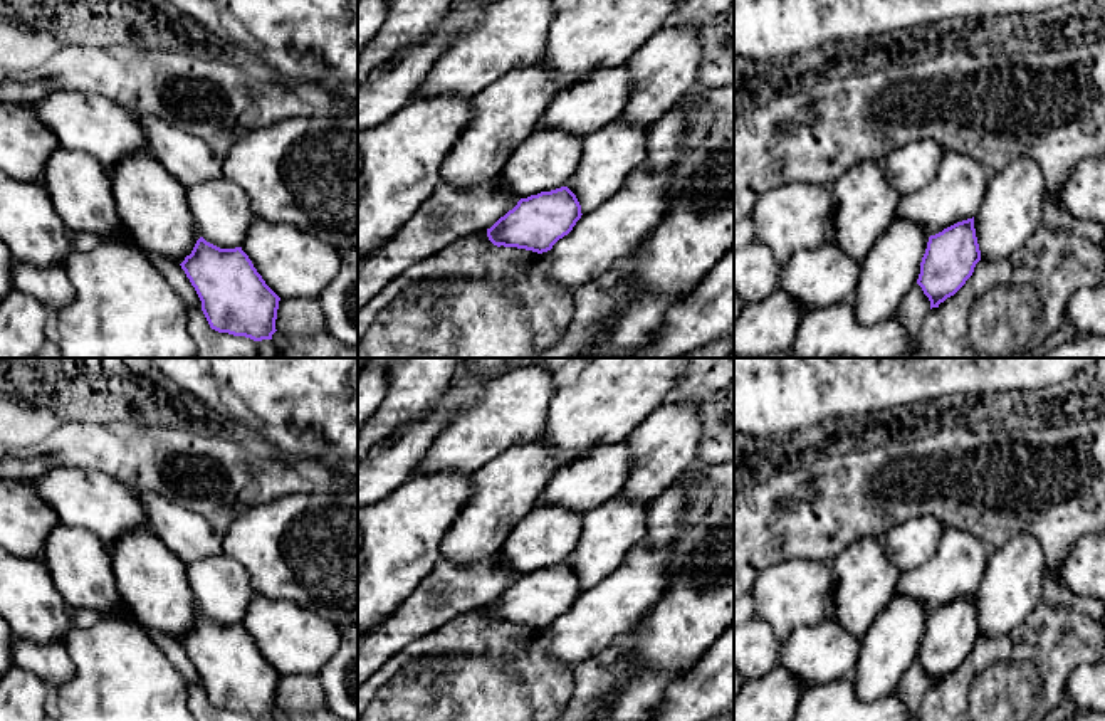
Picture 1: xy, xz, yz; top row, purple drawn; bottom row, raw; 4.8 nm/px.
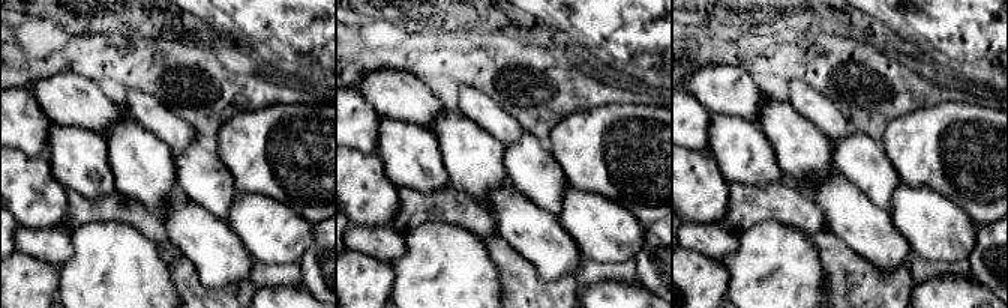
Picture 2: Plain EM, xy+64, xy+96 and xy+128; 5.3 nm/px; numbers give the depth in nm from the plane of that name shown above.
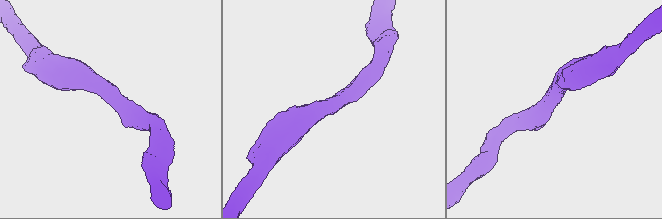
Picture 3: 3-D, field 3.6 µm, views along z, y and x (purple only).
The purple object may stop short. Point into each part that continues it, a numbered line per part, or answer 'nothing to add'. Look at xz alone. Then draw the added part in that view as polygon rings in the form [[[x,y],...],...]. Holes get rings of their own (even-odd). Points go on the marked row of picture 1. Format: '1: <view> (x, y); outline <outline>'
1: xz (612, 152); outline [[[618,116],[583,136],[578,168],[566,183],[583,215],[600,208],[621,188],[630,171],[643,166],[648,153],[647,126]]]

